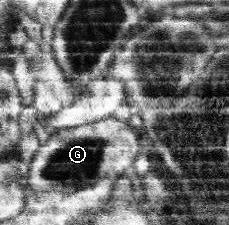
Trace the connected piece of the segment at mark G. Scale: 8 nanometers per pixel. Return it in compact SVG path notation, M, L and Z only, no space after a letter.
M107 117L78 127L57 129L31 160L28 191L75 193L100 179L128 178L135 182L134 163L140 152L138 133L128 122Z

